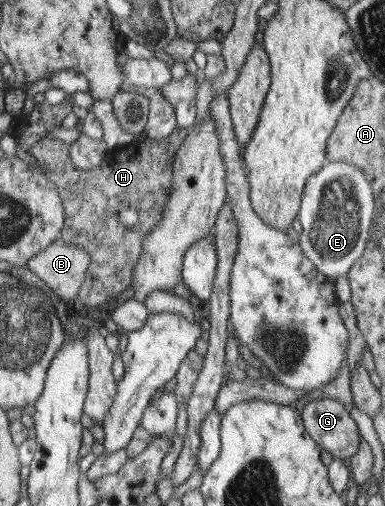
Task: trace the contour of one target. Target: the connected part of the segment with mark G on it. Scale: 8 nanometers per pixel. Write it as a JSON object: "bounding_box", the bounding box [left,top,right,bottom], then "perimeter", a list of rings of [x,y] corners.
{"bounding_box":[301,398,362,462],"perimeter":[[[329,398],[312,400],[304,406],[301,417],[306,432],[334,459],[348,462],[357,453],[362,437],[340,402]]]}

